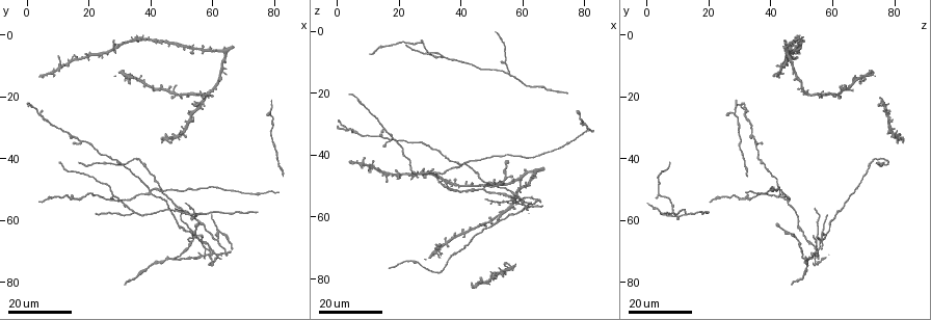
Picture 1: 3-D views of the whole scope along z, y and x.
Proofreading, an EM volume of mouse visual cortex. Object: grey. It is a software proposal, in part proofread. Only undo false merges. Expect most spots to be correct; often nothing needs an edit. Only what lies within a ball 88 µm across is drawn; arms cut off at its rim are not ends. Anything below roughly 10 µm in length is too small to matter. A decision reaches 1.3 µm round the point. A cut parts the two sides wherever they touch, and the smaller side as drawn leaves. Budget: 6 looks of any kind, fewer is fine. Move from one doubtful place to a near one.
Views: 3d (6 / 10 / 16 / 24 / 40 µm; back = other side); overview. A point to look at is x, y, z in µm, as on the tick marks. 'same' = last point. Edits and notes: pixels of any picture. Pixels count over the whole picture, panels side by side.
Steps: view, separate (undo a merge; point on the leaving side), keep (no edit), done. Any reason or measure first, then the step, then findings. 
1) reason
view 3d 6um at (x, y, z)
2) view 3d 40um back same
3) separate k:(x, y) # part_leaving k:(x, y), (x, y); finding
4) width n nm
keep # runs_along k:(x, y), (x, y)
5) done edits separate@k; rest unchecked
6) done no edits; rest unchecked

four or more arms meet
view 3d 16um at (40, 52, 43)

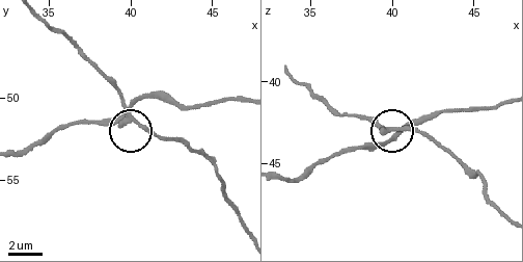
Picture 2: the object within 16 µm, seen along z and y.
view 3d 6um at (40.0, 51.2, 42.8)

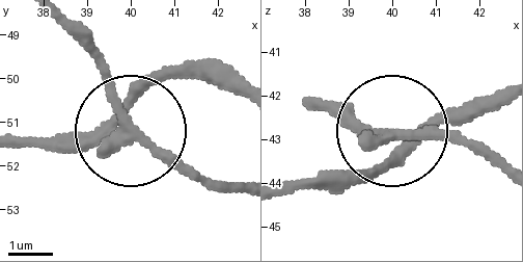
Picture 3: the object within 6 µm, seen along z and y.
keep # runs_along 3:(60, 24), (116, 113), (213, 188); continuous, no second neuron

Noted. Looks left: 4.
three-way junction
view 3d 16um at (34, 58, 8)

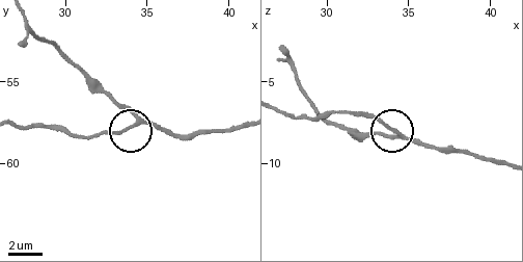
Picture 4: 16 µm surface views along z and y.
view 3d 6um at (34.4, 57.2, 8.4)

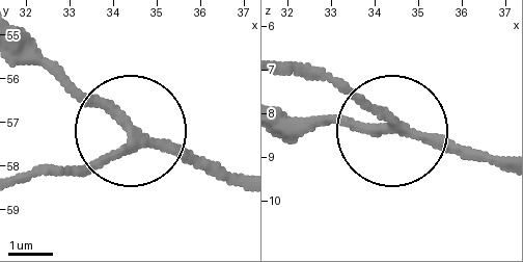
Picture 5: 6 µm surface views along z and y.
arms 3
keep # one neuron here

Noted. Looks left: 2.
side arm on a straight run
view 3d 24um at (55, 58, 14)

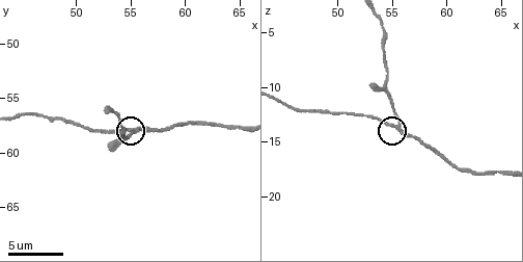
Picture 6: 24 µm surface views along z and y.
zoom in
view 3d 6um at (55.6, 58.0, 13.4)

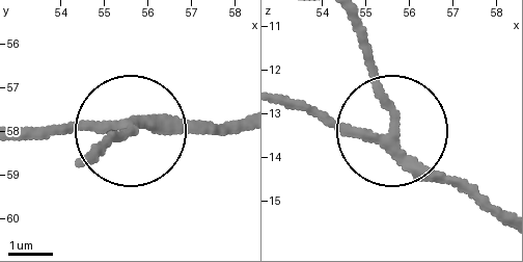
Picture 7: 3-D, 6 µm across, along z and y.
arms 3
keep # runs_along 7:(501, 218), (401, 143), (360, 35); one neuron here

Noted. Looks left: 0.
done no edits; rest unchecked

